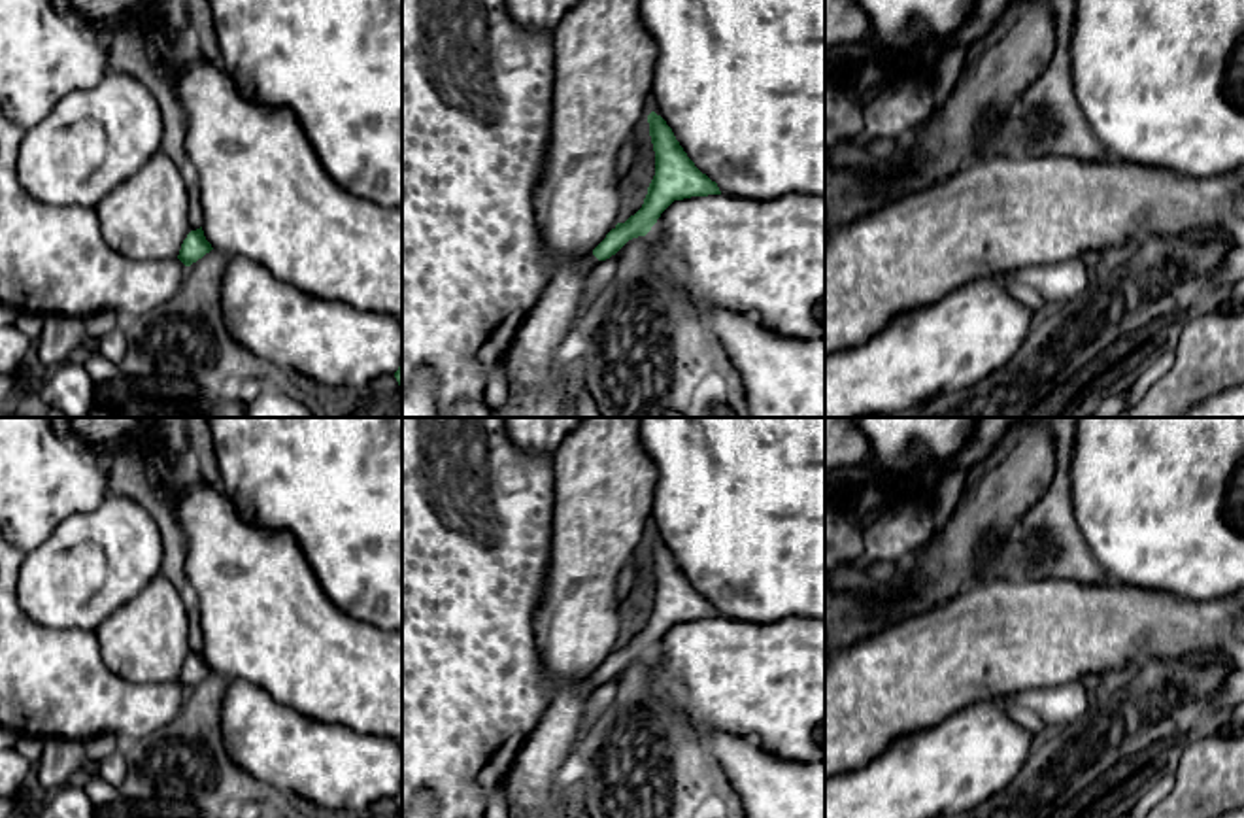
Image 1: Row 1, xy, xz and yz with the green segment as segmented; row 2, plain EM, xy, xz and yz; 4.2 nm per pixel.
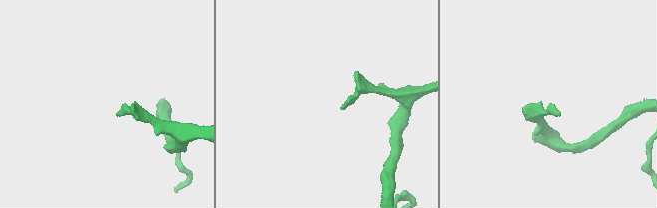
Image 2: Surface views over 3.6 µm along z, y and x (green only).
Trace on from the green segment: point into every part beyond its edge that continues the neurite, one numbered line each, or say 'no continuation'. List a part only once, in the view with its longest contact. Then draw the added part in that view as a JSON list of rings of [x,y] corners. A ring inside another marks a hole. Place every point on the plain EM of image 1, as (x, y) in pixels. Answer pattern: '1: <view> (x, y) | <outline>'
no continuation

